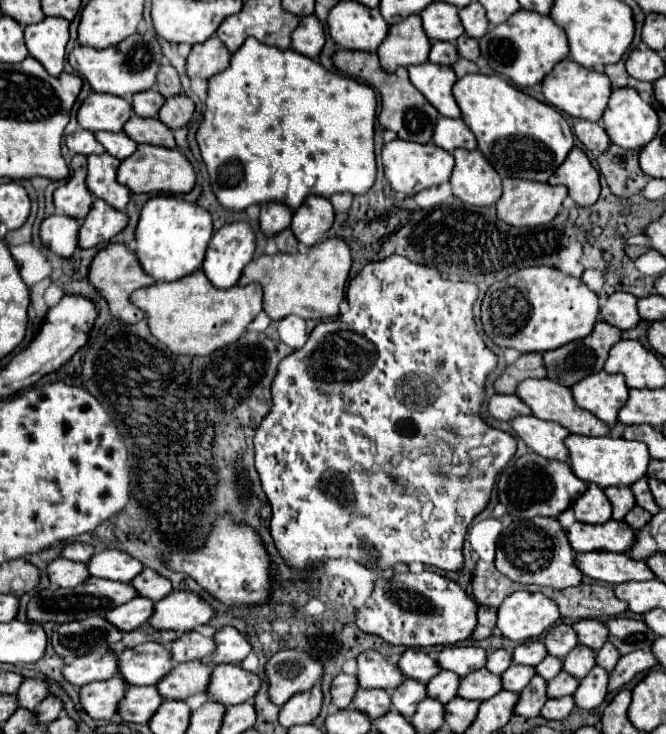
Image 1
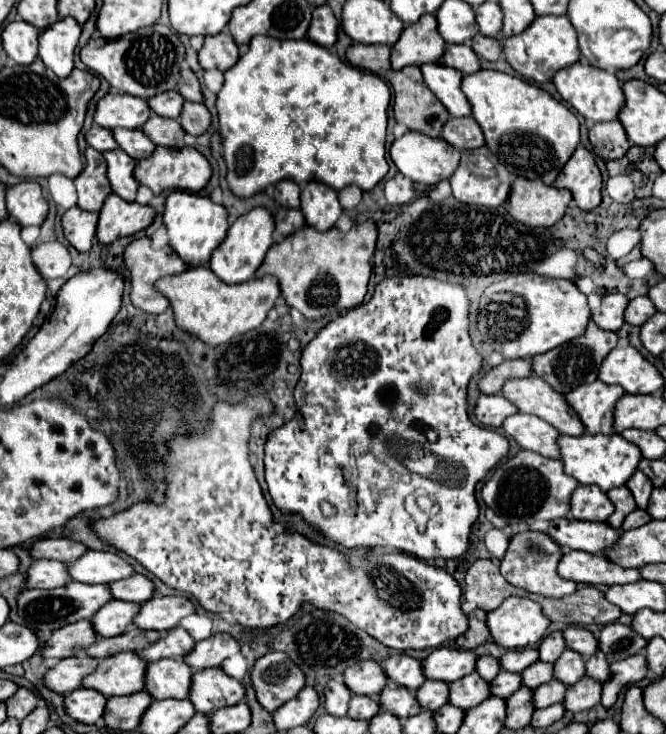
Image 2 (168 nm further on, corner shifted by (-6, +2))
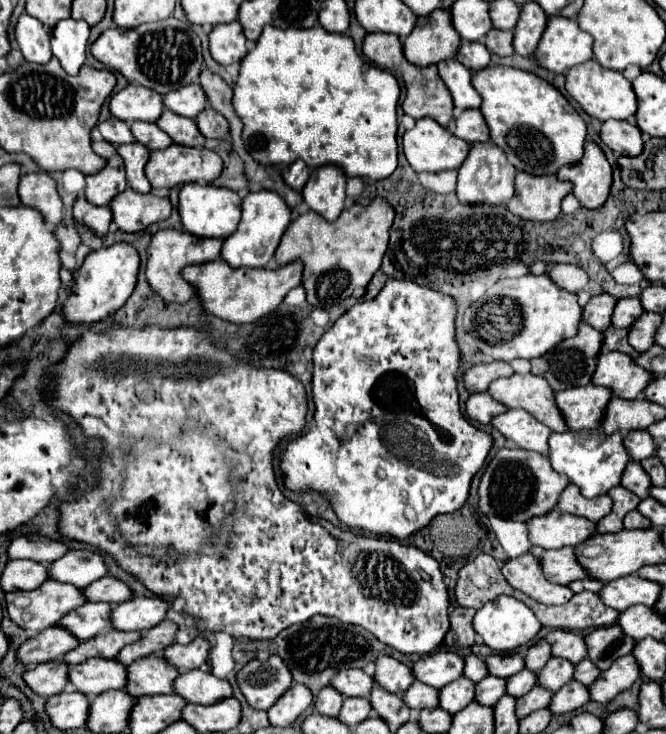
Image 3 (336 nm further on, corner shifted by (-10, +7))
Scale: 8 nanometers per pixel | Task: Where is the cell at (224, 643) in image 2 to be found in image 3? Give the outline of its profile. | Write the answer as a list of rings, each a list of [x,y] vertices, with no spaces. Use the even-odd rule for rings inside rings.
[[[196,636],[188,646],[172,644],[170,648],[166,648],[162,652],[162,658],[170,666],[178,668],[178,672],[188,672],[188,670],[194,670],[194,668],[200,668],[202,664],[206,664],[208,650],[210,650],[208,640],[204,640],[202,636]]]

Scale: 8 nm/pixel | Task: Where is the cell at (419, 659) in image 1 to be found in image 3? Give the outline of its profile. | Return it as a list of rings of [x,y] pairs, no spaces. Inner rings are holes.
[[[378,656],[376,658],[376,670],[374,670],[372,678],[380,688],[384,688],[392,694],[406,692],[408,686],[414,682],[410,668],[398,660],[394,660],[392,656]]]

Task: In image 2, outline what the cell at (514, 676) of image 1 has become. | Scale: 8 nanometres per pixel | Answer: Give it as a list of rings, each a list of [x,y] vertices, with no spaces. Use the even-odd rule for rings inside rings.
[[[500,671],[498,677],[492,681],[492,695],[506,699],[516,689],[520,689],[520,685],[522,685],[522,675],[520,673],[504,673],[504,671]]]

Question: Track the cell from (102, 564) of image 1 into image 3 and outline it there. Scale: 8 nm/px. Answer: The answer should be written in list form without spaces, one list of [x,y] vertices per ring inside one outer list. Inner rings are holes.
[[[74,550],[48,566],[48,578],[76,588],[86,588],[94,580],[106,576],[106,564],[98,552]]]

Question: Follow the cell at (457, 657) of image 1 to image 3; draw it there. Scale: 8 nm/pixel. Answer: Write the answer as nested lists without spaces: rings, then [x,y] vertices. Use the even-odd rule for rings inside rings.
[[[438,652],[438,654],[422,656],[412,666],[414,678],[436,690],[460,678],[462,670],[464,670],[464,660],[452,652]]]

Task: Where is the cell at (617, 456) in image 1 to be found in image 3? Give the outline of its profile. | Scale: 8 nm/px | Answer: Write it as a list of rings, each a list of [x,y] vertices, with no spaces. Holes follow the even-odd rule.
[[[580,430],[580,432],[564,432],[564,434],[550,434],[548,440],[550,452],[548,460],[550,466],[558,472],[568,476],[572,484],[580,488],[580,494],[586,498],[596,498],[606,494],[610,488],[620,484],[620,476],[630,462],[628,452],[622,444],[622,434],[614,432],[606,436],[602,430]]]

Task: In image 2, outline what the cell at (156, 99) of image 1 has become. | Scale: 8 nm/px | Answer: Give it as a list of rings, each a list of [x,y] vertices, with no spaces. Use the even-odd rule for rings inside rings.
[[[168,91],[168,93],[158,93],[156,97],[148,99],[150,109],[160,115],[160,117],[170,117],[170,119],[178,119],[180,111],[182,111],[182,95],[178,91]]]

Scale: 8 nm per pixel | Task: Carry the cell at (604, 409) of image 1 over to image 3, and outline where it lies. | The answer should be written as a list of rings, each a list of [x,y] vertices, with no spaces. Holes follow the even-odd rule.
[[[588,384],[556,392],[554,398],[568,430],[596,430],[602,424],[612,394],[604,386]]]

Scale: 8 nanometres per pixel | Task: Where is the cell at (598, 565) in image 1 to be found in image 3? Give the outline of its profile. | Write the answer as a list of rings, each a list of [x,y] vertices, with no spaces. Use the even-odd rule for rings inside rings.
[[[568,546],[560,550],[542,550],[540,564],[546,580],[554,584],[570,584],[572,580],[586,578],[584,568],[576,562],[576,556]]]

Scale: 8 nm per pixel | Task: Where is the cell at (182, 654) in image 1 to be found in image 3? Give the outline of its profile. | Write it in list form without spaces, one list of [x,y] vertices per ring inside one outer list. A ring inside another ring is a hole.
[[[170,620],[160,622],[156,628],[150,628],[148,632],[142,632],[142,638],[134,644],[124,646],[116,660],[122,662],[124,666],[132,664],[134,660],[142,658],[142,656],[150,656],[150,654],[160,654],[164,648],[168,648],[174,642],[174,634],[176,634],[178,626]]]

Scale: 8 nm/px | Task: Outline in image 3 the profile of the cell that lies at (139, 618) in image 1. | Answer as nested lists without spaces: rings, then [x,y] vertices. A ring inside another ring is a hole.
[[[86,602],[76,612],[68,612],[60,624],[64,630],[68,630],[72,636],[76,636],[80,642],[96,636],[96,632],[110,628],[110,604],[104,602]]]

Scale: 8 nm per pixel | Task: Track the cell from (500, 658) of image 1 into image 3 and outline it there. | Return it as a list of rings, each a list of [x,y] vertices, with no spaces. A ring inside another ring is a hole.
[[[470,654],[470,656],[464,658],[464,672],[462,672],[462,676],[468,678],[468,680],[472,680],[472,682],[476,684],[476,682],[480,682],[484,676],[488,676],[486,664],[484,664],[478,656]]]

